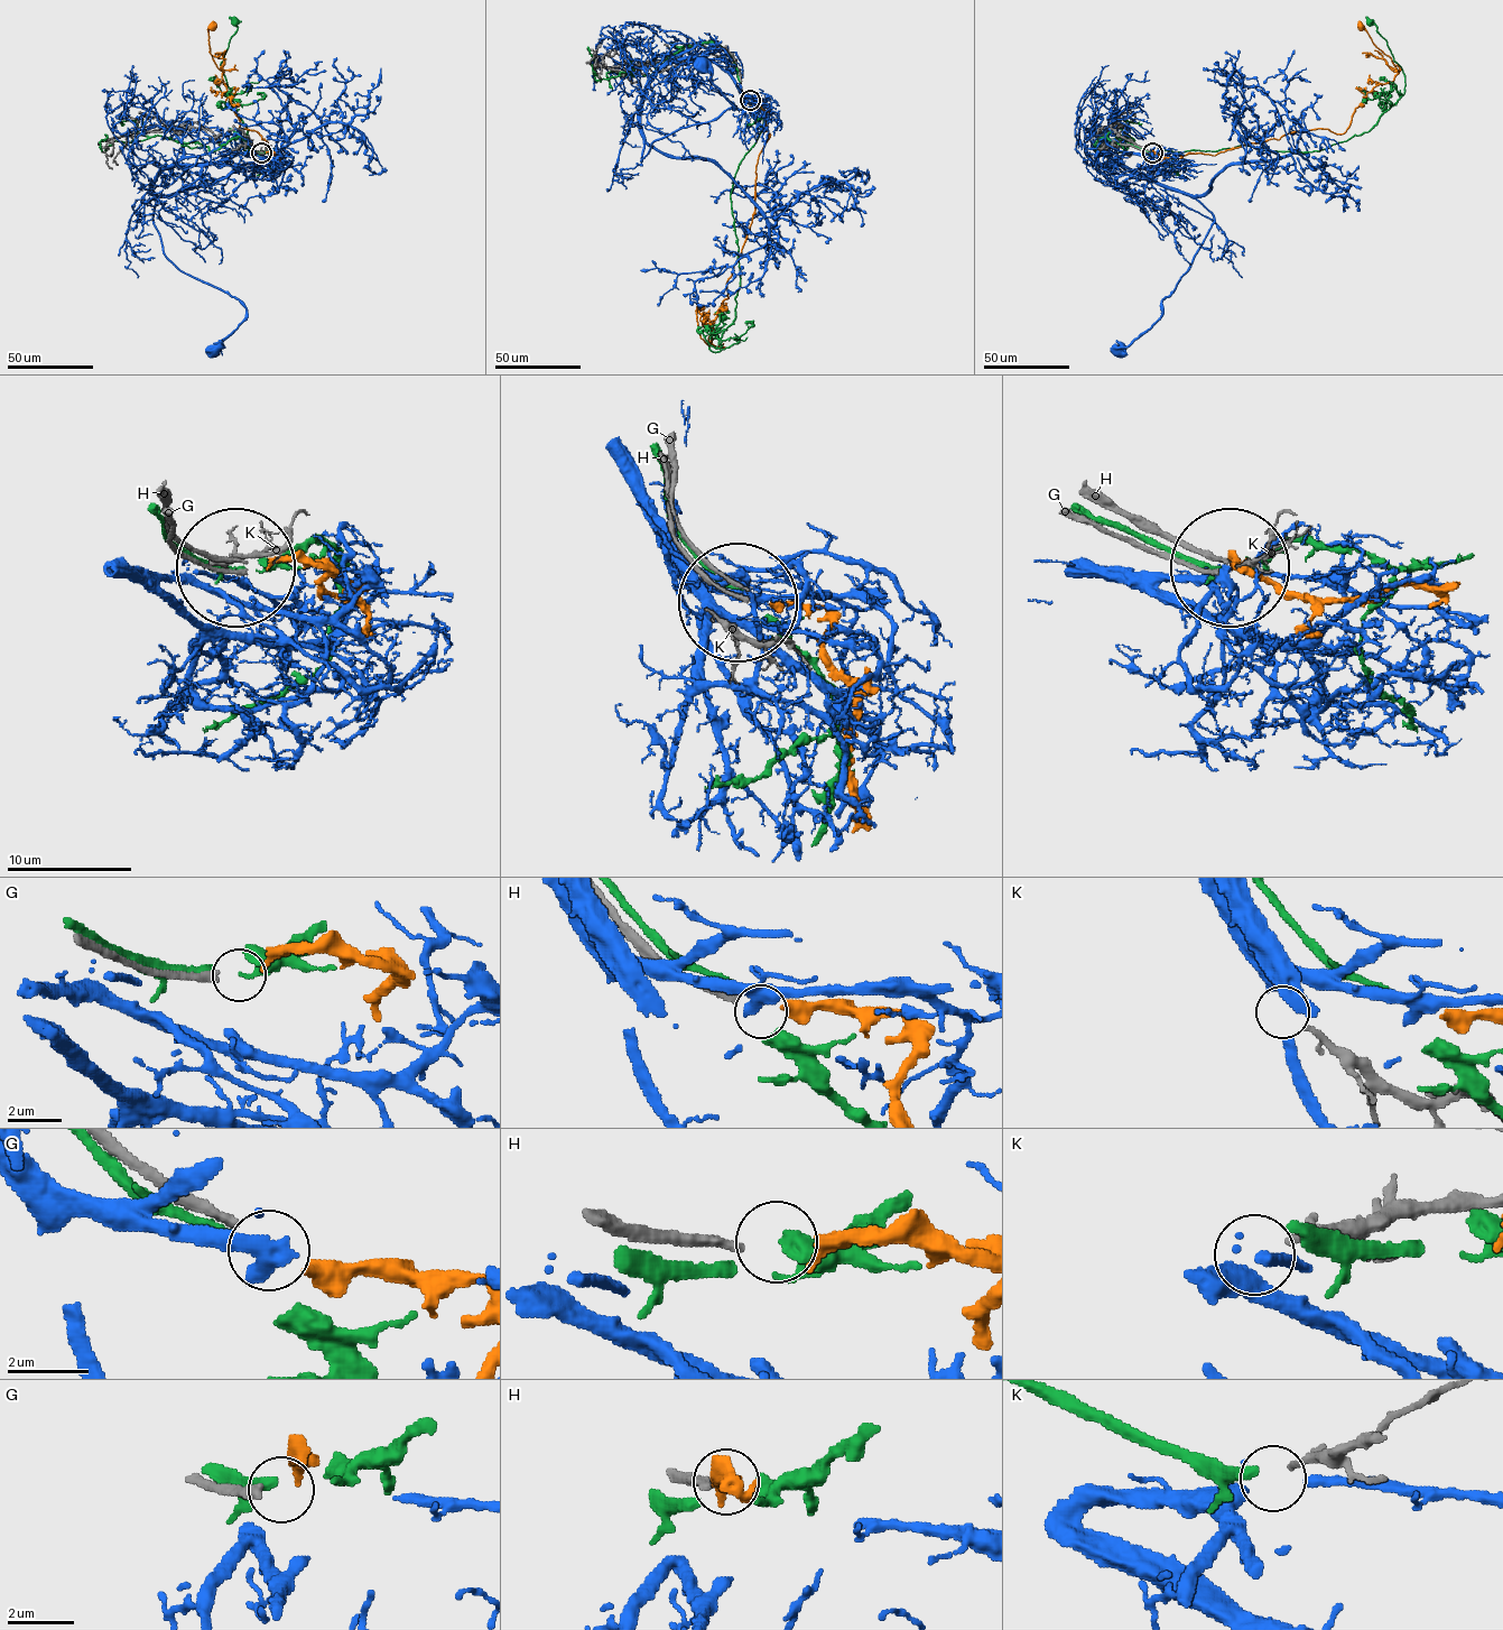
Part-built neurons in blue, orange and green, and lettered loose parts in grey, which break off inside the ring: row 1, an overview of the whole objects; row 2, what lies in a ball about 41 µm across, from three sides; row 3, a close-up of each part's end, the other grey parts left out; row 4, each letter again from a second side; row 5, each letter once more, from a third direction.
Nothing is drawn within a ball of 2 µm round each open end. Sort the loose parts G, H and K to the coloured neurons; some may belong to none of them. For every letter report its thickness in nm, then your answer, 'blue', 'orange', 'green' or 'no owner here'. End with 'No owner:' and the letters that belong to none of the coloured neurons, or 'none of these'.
G: calibre 260 nm; no owner here
H: calibre 260 nm; orange
K: calibre 200 nm; blue
No owner: G

